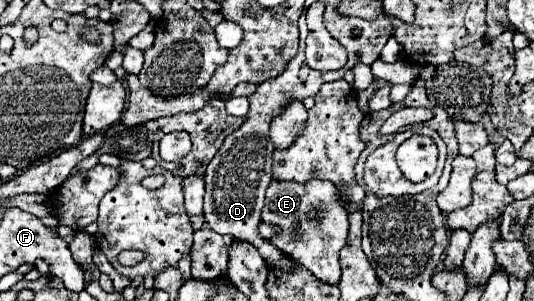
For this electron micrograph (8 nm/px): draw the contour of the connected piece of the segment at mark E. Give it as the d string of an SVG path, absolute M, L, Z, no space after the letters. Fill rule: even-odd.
M272 180L266 190L266 204L262 210L262 222L276 224L282 232L272 238L272 242L288 254L294 262L306 266L318 280L328 284L338 284L340 280L340 264L338 252L346 244L348 238L348 210L336 200L336 188L324 180L310 180L306 184L286 184ZM318 212L322 218L310 220L308 216ZM300 228L300 238L298 238Z

